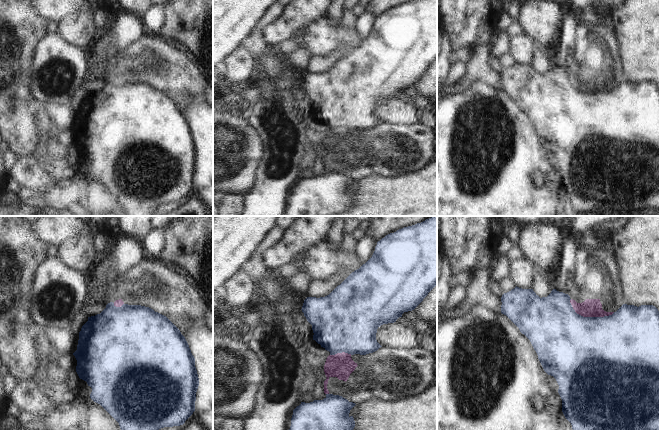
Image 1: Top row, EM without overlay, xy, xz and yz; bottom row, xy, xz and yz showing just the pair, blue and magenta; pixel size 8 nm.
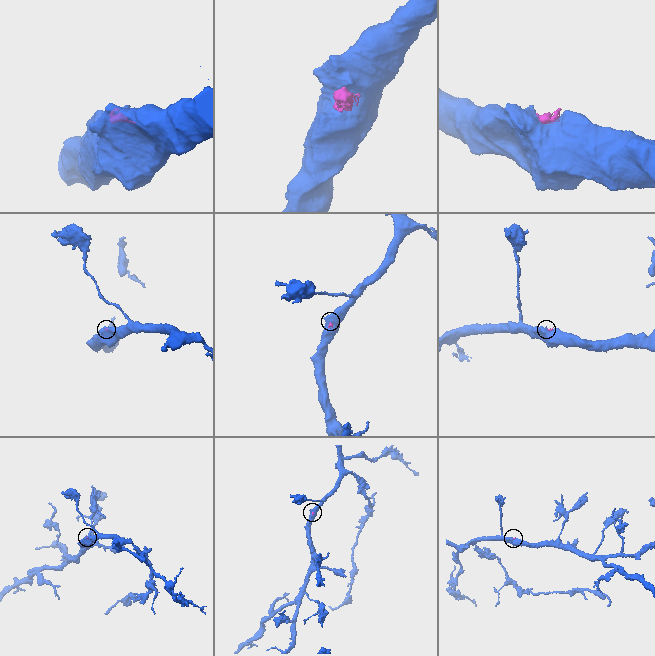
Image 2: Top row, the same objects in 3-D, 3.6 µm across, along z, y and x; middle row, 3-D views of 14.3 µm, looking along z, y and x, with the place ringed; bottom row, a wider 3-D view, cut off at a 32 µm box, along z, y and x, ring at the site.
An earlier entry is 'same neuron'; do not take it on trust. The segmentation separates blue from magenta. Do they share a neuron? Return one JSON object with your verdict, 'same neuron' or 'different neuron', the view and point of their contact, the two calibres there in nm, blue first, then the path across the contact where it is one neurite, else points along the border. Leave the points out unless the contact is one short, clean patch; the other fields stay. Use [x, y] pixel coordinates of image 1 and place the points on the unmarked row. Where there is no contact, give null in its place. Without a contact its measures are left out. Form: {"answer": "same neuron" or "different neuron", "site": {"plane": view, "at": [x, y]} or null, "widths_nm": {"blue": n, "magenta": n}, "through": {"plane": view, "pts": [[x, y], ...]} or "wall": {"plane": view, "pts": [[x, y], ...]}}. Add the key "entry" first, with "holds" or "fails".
{"entry": "holds", "answer": "same neuron", "site": {"plane": "yz", "at": [589, 93]}, "widths_nm": {"blue": 500, "magenta": 140}}

